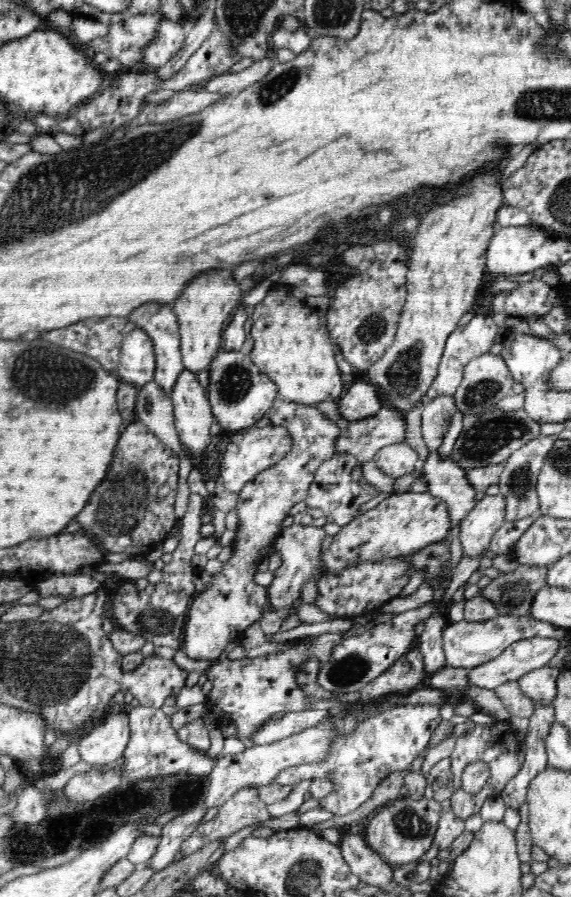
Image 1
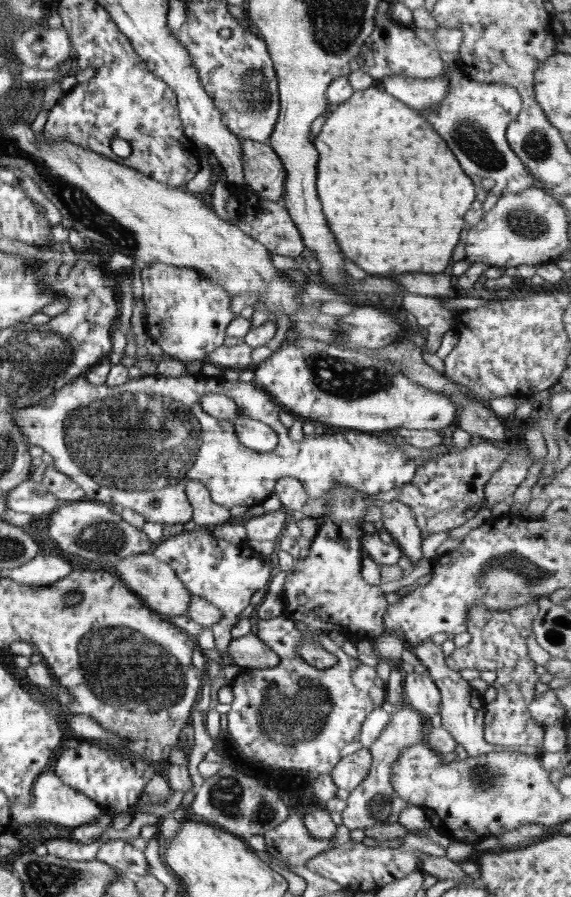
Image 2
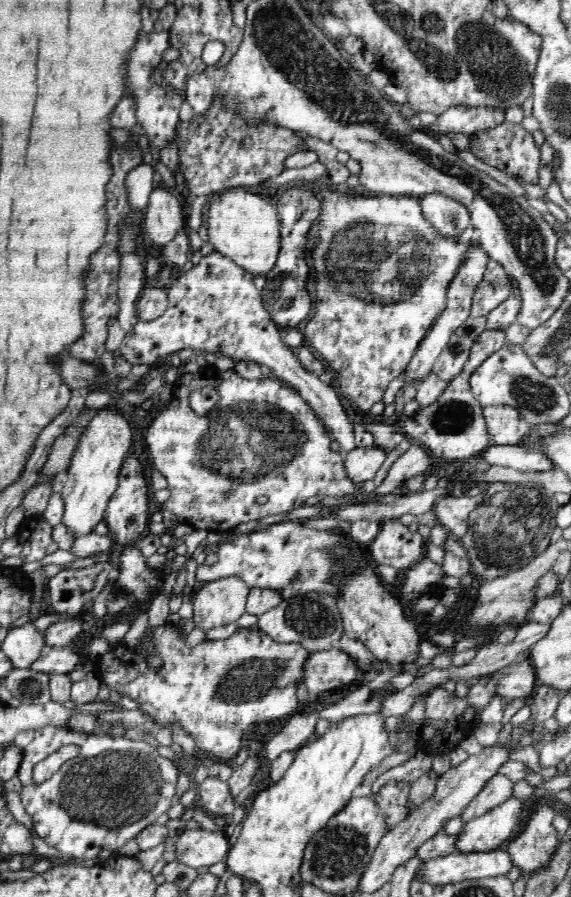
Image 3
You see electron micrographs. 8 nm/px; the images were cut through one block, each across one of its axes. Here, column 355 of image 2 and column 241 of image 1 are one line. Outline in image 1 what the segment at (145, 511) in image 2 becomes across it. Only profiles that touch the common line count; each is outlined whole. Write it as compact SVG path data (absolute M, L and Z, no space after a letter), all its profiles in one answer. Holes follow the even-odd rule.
M272 423L262 428L254 426L233 433L219 464L219 478L224 483L226 490L238 495L242 491L242 488L244 488L244 485L250 482L259 472L280 462L291 451L292 443L288 429L285 426L276 426Z

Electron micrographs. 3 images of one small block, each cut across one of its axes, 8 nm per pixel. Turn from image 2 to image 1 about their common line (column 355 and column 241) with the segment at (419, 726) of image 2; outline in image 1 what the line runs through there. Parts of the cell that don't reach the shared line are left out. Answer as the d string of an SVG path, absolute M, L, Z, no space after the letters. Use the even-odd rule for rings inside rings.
M258 787L242 788L232 794L231 799L217 810L214 818L204 822L203 825L198 825L198 828L182 841L180 854L183 857L190 856L204 844L226 839L246 826L266 822L273 817L268 812L265 802L259 797Z

